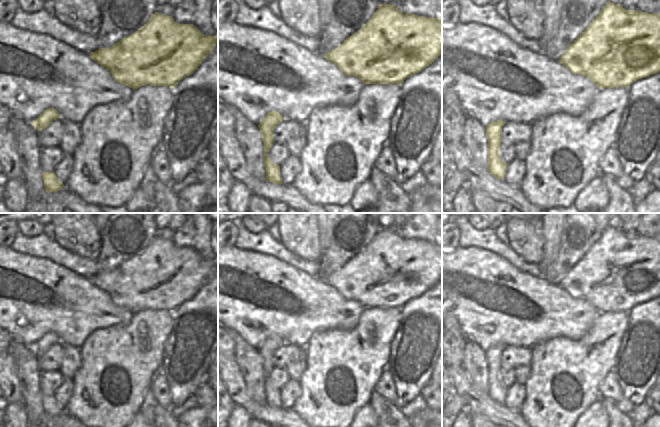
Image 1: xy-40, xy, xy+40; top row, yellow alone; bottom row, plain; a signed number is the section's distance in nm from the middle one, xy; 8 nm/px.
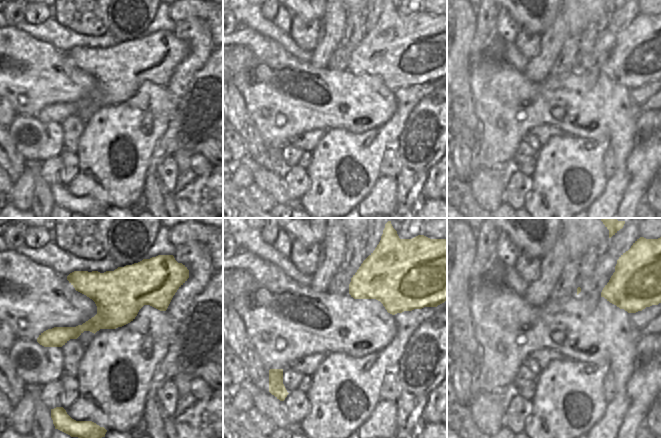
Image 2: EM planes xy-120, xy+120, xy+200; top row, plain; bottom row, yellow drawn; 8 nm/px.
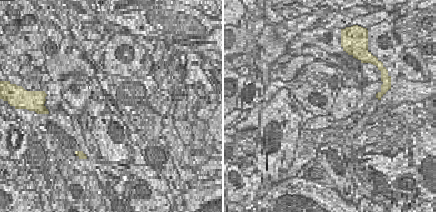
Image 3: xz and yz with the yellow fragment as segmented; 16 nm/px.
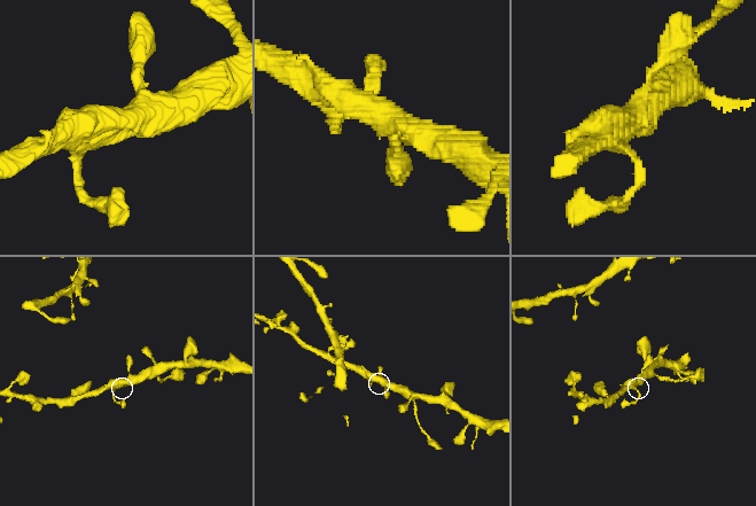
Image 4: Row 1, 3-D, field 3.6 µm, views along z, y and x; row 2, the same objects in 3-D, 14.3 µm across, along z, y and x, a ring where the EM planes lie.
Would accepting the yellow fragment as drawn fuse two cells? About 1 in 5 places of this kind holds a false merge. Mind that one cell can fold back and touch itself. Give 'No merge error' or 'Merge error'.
No merge error.

